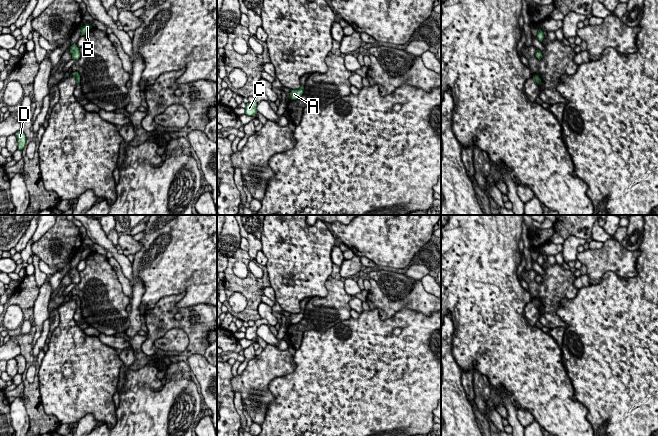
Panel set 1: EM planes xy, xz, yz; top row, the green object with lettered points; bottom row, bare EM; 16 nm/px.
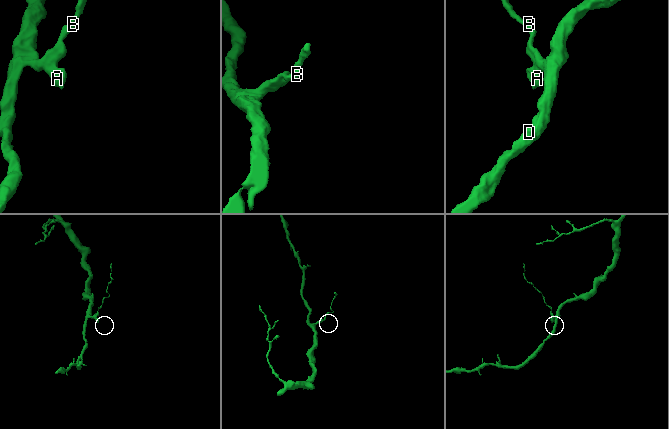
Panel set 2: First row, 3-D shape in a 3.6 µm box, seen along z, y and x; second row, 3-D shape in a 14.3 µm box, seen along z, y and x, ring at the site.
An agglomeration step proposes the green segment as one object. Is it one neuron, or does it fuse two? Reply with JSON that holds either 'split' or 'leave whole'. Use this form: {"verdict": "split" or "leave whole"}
{"verdict": "leave whole"}

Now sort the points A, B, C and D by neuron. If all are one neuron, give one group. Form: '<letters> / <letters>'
A B C D

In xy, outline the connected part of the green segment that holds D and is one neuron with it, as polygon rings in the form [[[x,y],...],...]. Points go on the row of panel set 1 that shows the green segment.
[[[21,130],[16,132],[15,136],[17,137],[18,141],[18,150],[22,151],[26,145],[26,136]]]

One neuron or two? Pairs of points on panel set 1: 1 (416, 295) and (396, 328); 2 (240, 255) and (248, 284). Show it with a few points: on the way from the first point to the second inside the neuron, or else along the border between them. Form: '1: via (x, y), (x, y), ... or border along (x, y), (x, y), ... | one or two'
1: border along (430, 314), (401, 309), (386, 319) | two
2: via (230, 263), (228, 274), (238, 284) | one

